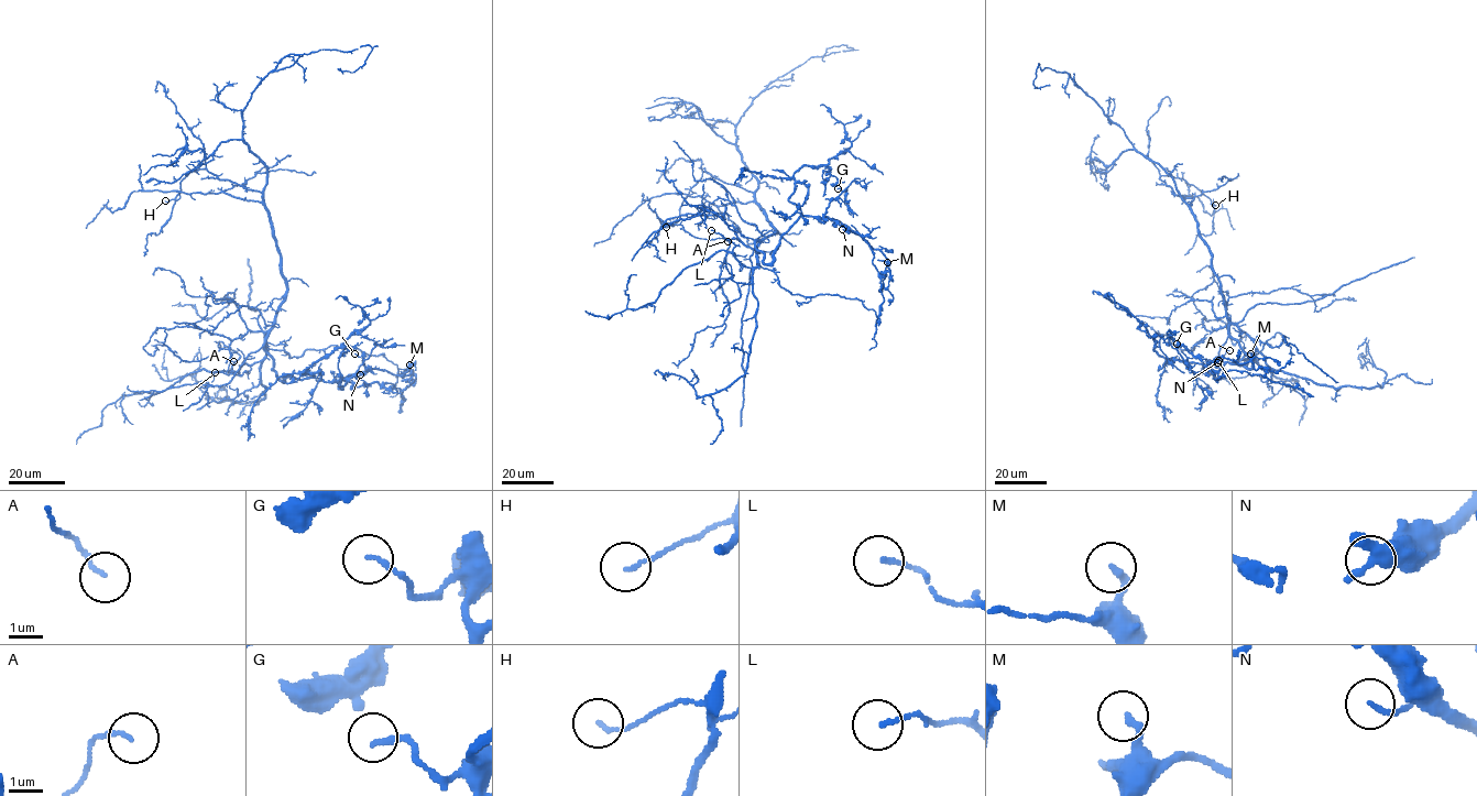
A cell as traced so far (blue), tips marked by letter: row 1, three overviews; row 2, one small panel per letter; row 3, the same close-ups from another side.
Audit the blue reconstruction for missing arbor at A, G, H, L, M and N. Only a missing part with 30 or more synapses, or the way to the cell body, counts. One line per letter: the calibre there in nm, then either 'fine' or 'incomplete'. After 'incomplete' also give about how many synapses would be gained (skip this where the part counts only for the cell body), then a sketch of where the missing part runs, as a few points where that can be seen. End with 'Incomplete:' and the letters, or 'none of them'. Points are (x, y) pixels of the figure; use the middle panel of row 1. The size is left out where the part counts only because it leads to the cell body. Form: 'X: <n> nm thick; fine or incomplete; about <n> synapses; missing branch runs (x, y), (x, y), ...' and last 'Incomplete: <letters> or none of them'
A: 110 nm thick; fine
G: 160 nm thick; fine
H: 110 nm thick; fine
L: 100 nm thick; fine
M: 200 nm thick; fine
N: 120 nm thick; fine
Incomplete: none of them

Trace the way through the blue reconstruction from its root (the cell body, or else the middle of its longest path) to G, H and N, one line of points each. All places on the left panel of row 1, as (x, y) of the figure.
G: (279, 249), (286, 297), (264, 345), (275, 375), (343, 385), (363, 361), (354, 353)
H: (279, 249), (263, 195), (219, 180), (206, 168), (192, 171), (181, 181), (181, 192), (165, 200)
N: (279, 249), (286, 297), (264, 345), (275, 375), (281, 381), (293, 374), (334, 381), (360, 374)

